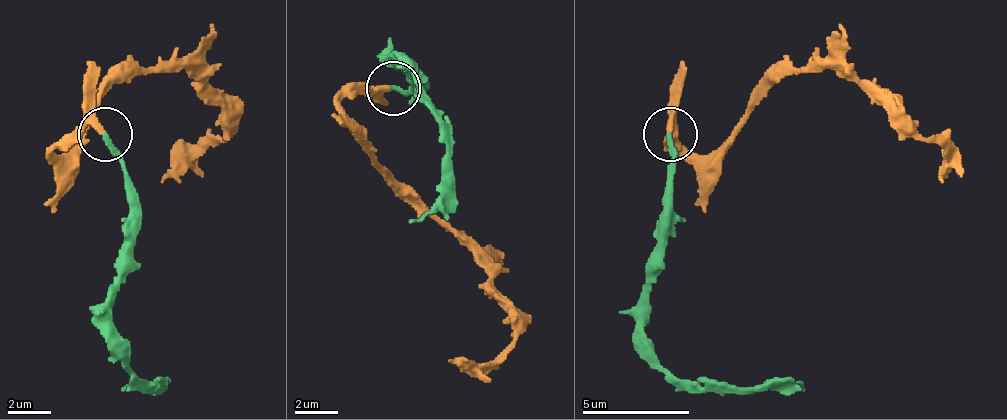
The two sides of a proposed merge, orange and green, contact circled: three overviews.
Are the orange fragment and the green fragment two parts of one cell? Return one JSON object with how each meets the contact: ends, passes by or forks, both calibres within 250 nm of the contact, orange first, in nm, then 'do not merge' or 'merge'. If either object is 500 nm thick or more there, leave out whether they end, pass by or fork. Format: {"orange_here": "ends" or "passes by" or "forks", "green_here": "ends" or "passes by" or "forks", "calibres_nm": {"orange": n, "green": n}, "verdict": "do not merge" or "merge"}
{"orange_here": "passes by", "green_here": "ends", "calibres_nm": {"orange": 190, "green": 200}, "verdict": "merge"}

